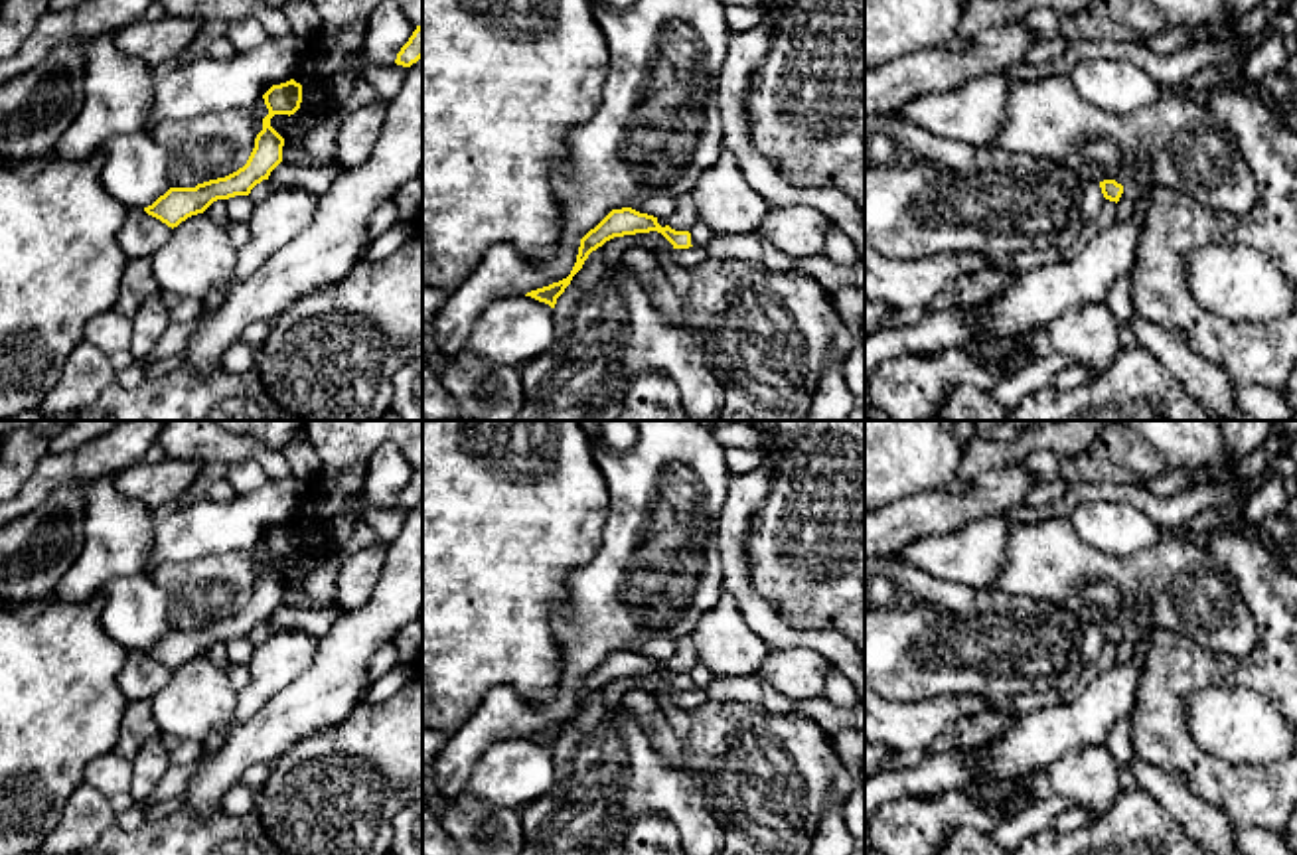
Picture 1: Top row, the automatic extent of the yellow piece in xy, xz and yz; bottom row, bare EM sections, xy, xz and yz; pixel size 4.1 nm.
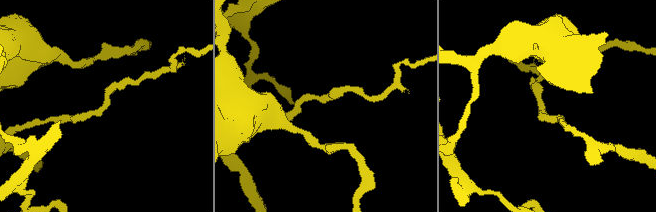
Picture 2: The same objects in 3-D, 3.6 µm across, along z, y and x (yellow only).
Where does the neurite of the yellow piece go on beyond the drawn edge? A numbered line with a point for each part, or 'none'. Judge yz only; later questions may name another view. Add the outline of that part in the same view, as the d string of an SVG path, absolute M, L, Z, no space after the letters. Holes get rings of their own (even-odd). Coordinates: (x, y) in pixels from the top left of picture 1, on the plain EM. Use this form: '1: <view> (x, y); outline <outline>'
none

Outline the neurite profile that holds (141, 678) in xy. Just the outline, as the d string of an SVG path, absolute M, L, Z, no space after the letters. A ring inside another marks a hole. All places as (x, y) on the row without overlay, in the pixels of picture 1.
M128 652L128 658L118 673L118 687L124 699L150 701L162 691L172 677L172 669L148 658L144 652Z

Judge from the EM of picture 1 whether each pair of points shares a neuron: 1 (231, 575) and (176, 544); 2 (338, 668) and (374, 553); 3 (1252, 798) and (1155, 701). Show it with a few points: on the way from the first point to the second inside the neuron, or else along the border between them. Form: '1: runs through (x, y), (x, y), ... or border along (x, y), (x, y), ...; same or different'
1: border along (245, 549), (168, 561), (154, 567); different
2: border along (381, 569), (372, 597), (348, 613); different
3: runs through (1224, 780), (1211, 773), (1167, 729); same

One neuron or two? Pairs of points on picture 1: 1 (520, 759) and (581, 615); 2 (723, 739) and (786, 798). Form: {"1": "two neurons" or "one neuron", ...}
{"1": "two neurons", "2": "one neuron"}

